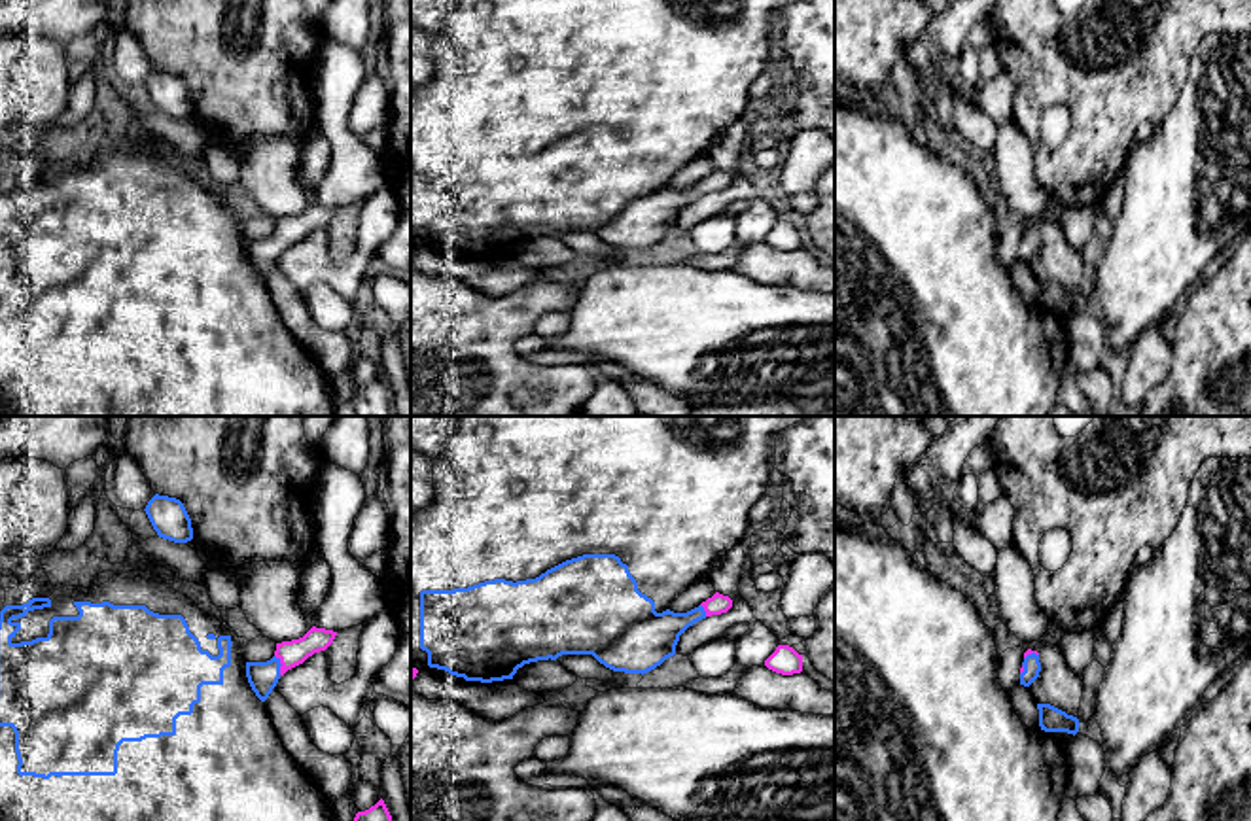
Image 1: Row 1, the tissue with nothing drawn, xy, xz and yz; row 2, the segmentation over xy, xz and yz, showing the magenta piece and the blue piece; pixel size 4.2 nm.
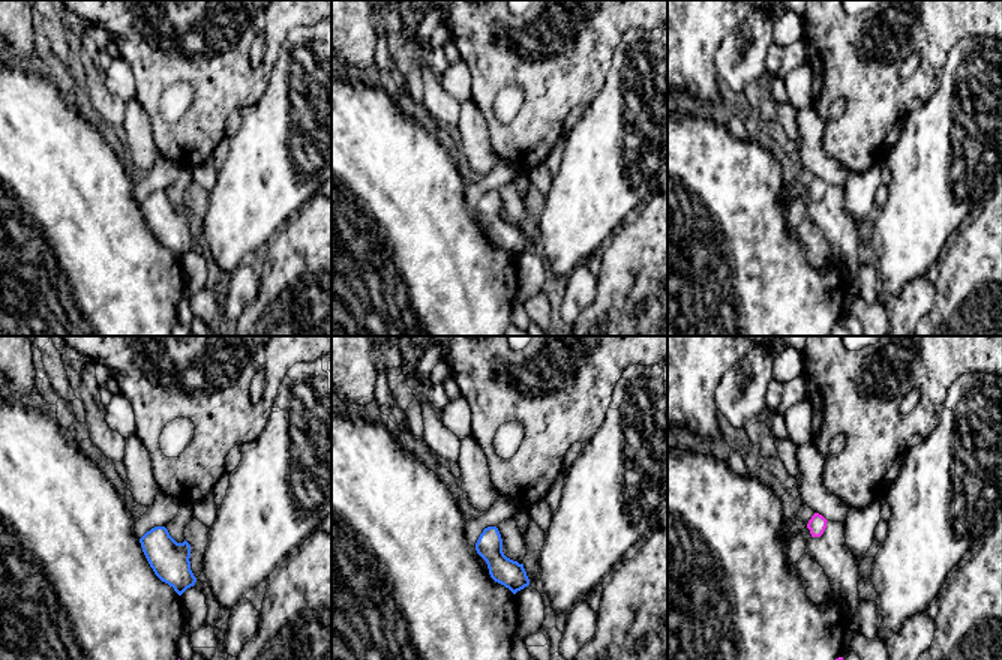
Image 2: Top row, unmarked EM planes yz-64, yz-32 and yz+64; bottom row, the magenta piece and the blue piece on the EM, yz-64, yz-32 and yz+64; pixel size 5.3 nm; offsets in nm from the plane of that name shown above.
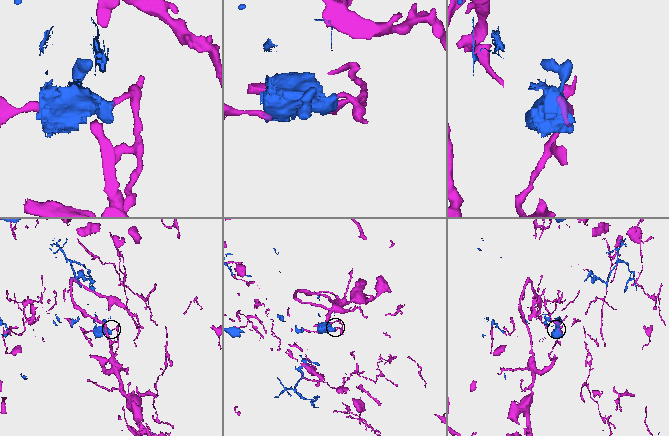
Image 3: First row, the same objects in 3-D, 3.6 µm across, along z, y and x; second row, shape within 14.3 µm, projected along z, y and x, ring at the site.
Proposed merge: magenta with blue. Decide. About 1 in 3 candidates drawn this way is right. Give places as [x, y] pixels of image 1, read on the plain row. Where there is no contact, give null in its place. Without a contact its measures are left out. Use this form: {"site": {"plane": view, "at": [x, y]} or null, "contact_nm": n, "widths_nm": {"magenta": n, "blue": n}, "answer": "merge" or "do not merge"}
{"site": {"plane": "xy", "at": [281, 239]}, "contact_nm": 90, "widths_nm": {"magenta": 110, "blue": 130}, "answer": "do not merge"}

